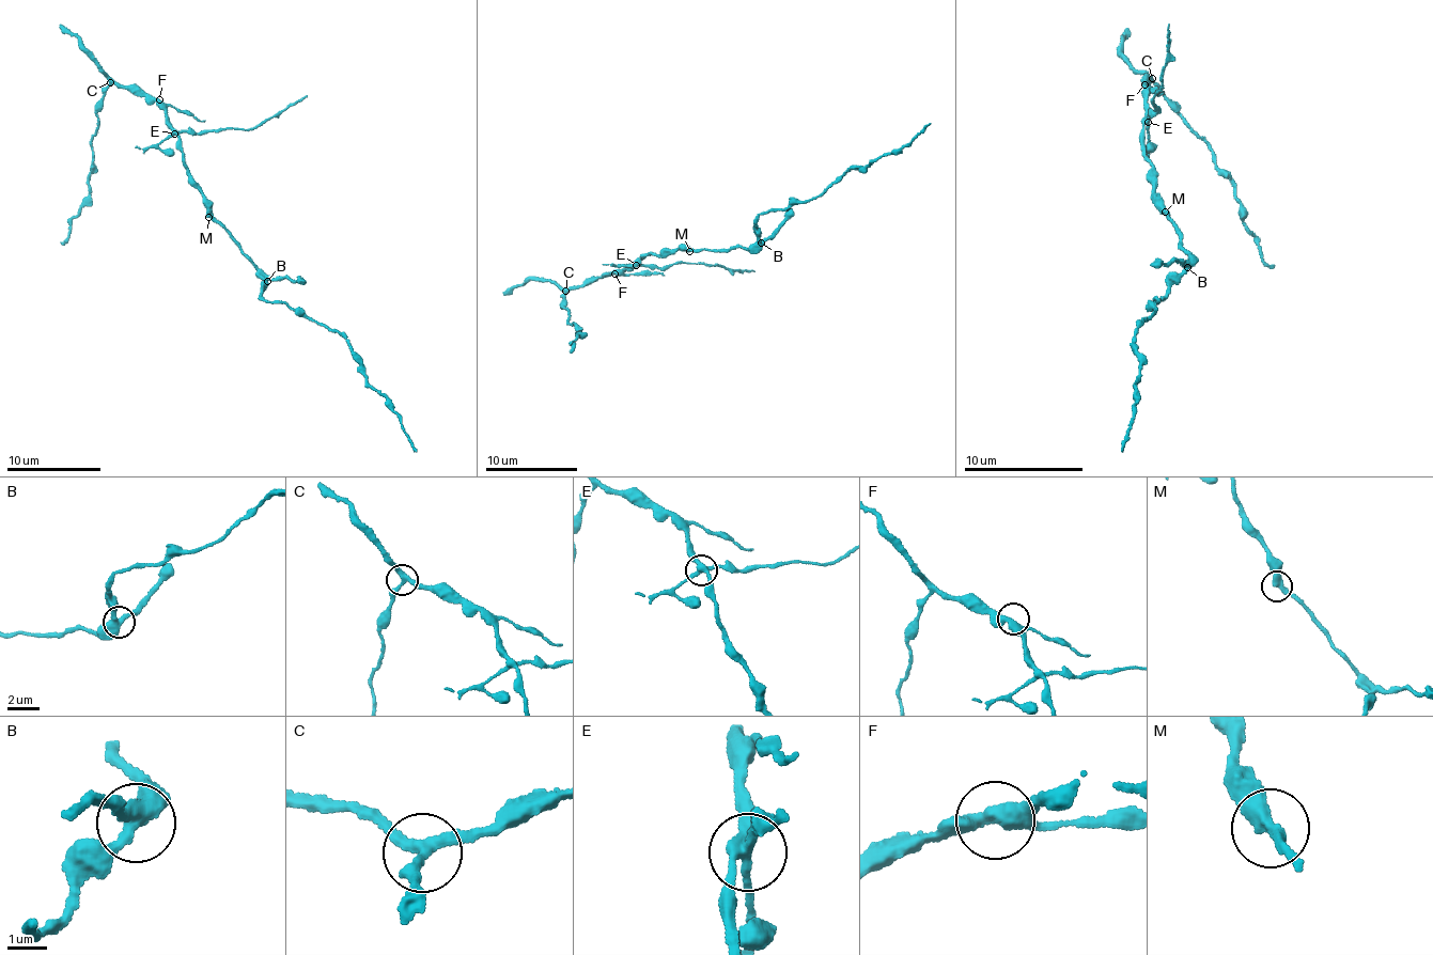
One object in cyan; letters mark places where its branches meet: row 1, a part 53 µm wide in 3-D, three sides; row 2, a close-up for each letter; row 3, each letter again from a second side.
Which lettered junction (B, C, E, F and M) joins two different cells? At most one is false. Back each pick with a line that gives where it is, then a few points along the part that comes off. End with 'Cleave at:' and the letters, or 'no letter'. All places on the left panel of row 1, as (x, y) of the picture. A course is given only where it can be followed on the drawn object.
E: at (174, 134); foreign part runs (173, 134), (205, 134), (220, 128), (253, 129), (308, 95)
Cleave at: E

